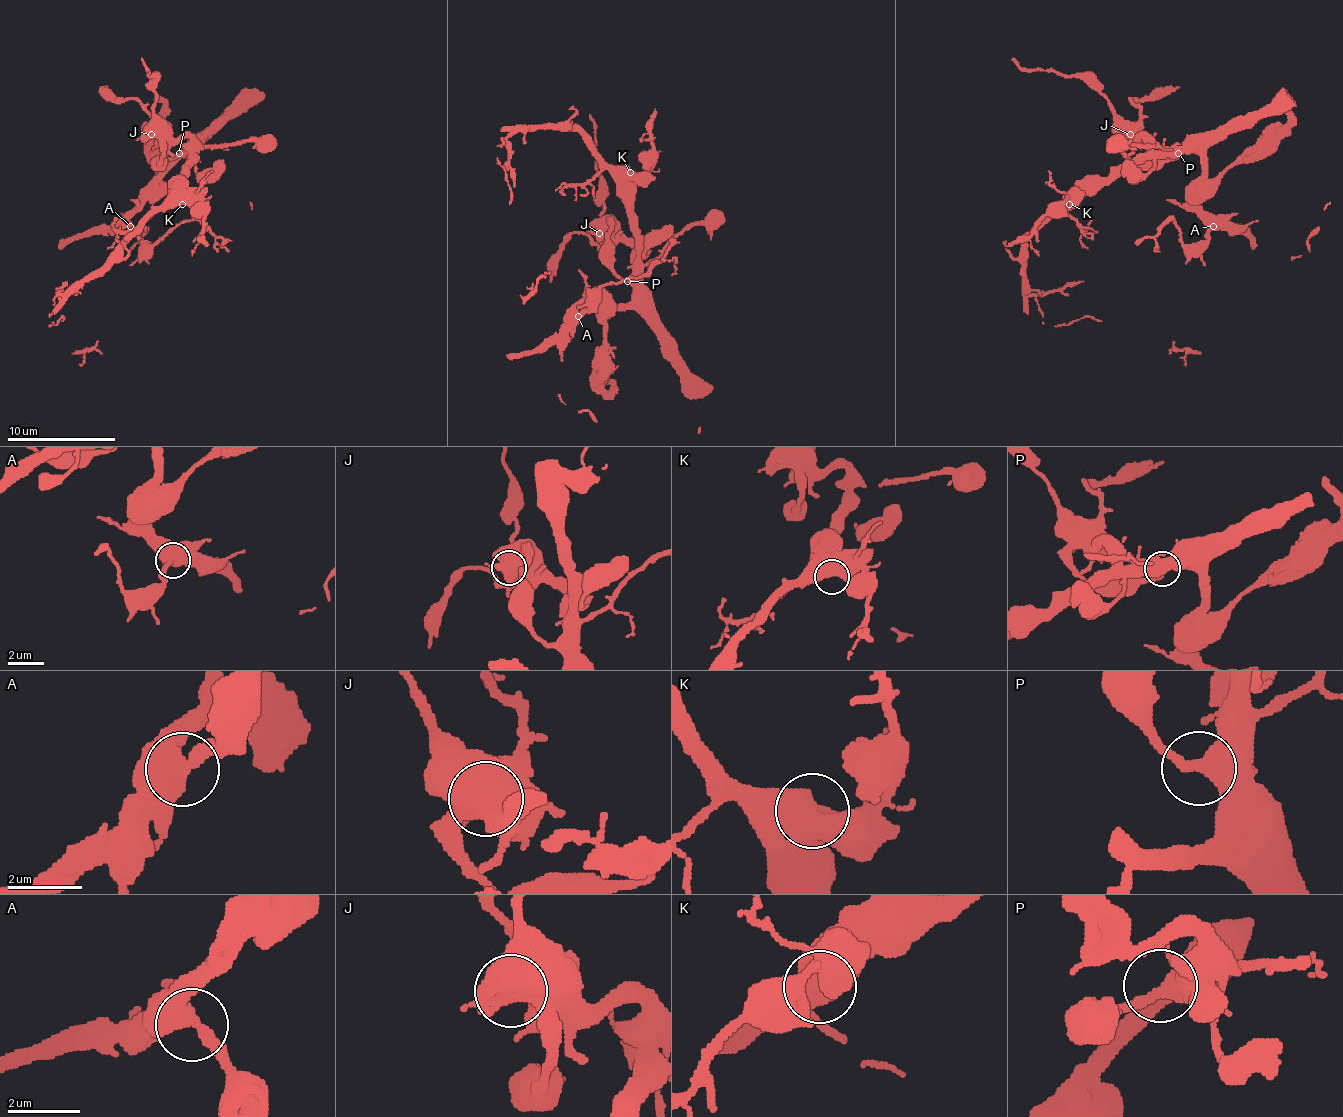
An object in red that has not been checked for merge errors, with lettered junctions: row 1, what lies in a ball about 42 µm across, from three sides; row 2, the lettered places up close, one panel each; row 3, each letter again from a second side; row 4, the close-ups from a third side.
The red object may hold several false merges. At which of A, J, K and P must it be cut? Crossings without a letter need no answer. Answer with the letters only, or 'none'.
J

